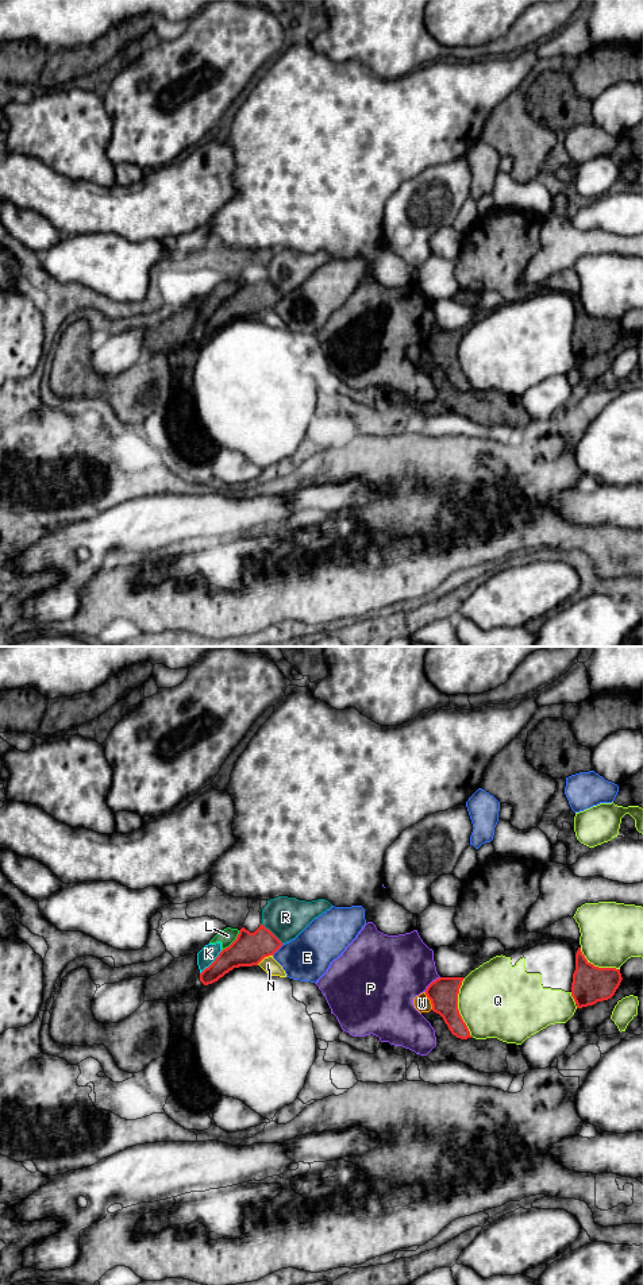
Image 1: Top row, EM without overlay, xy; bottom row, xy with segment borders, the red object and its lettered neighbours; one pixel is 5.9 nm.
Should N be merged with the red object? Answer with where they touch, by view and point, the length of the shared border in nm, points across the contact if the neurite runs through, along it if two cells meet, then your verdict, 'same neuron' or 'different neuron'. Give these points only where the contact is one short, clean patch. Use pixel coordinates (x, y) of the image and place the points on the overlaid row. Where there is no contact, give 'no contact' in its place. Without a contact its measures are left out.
meets red in xy at (264, 957); contact 110 nm long; border along xy (272, 954), (257, 964); different neuron

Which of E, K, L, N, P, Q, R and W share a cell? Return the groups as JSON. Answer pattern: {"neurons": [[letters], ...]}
{"neurons": [["E"], ["K", "L"], ["N", "Q"], ["P"], ["R"], ["W"]]}

